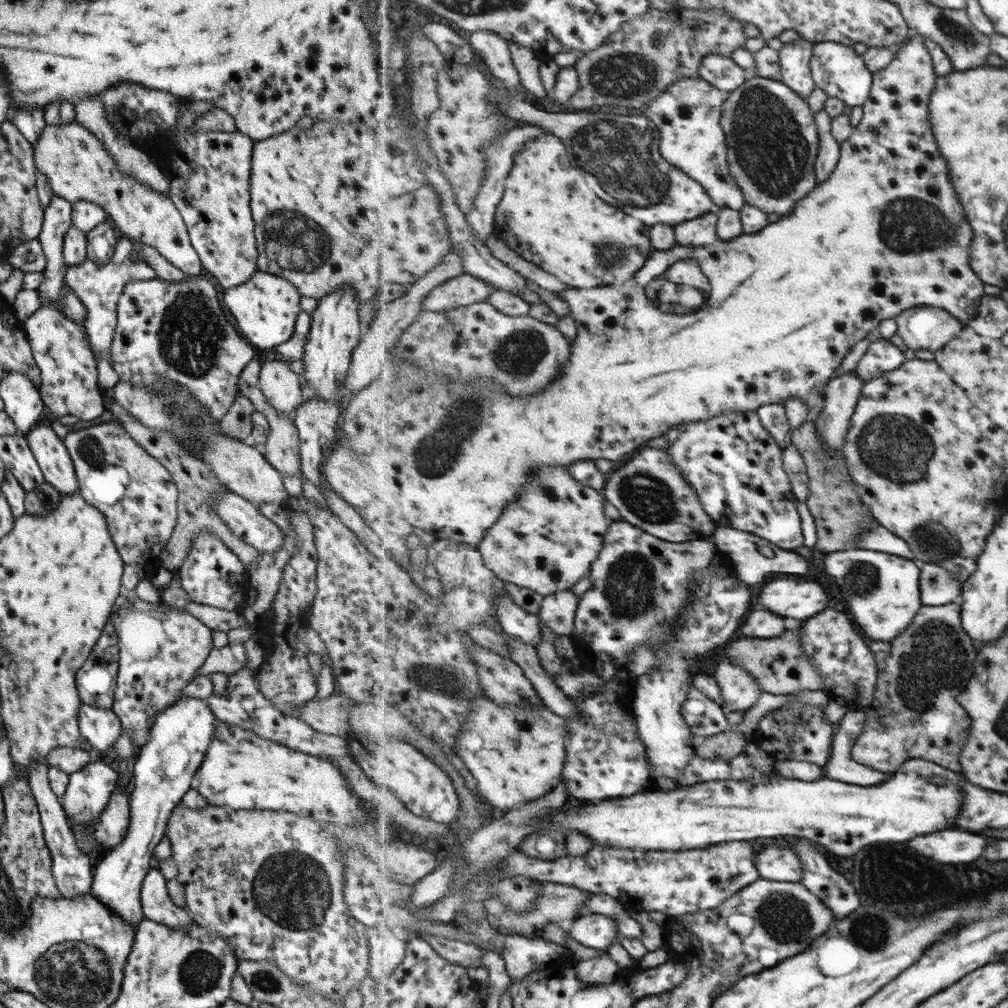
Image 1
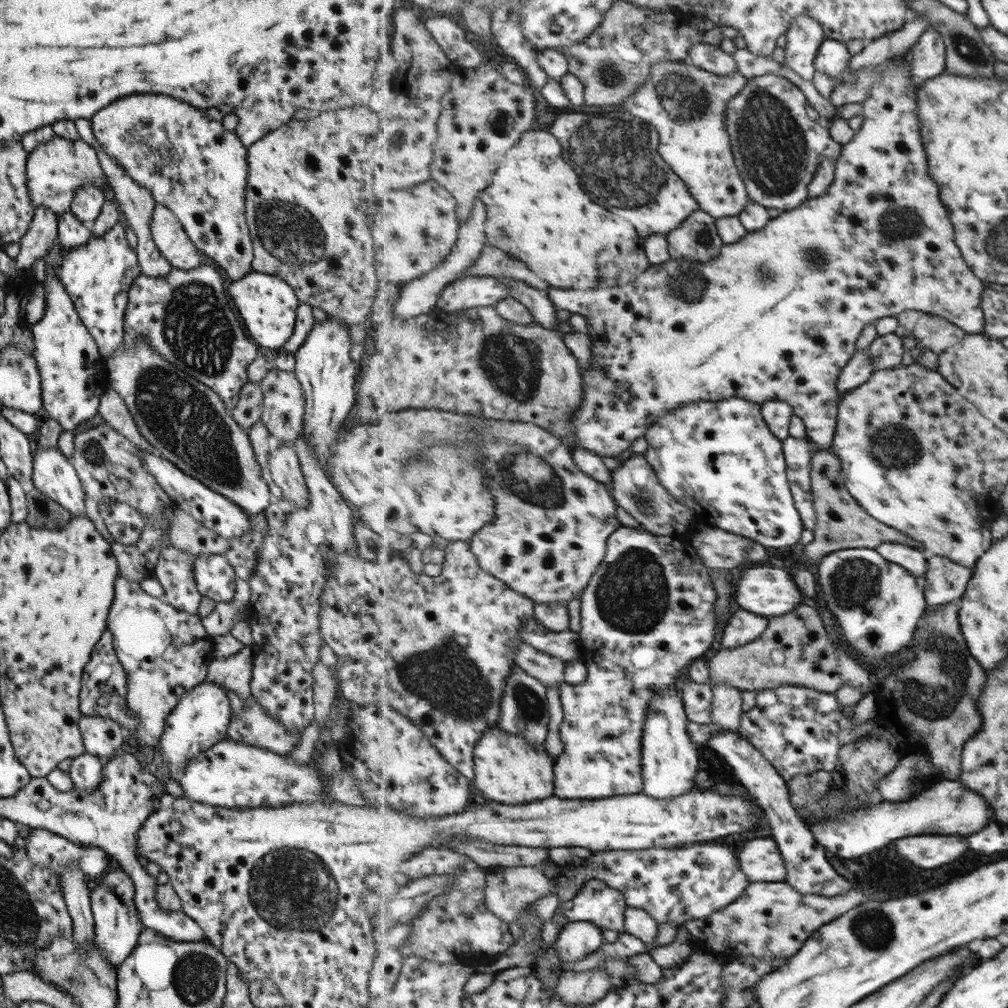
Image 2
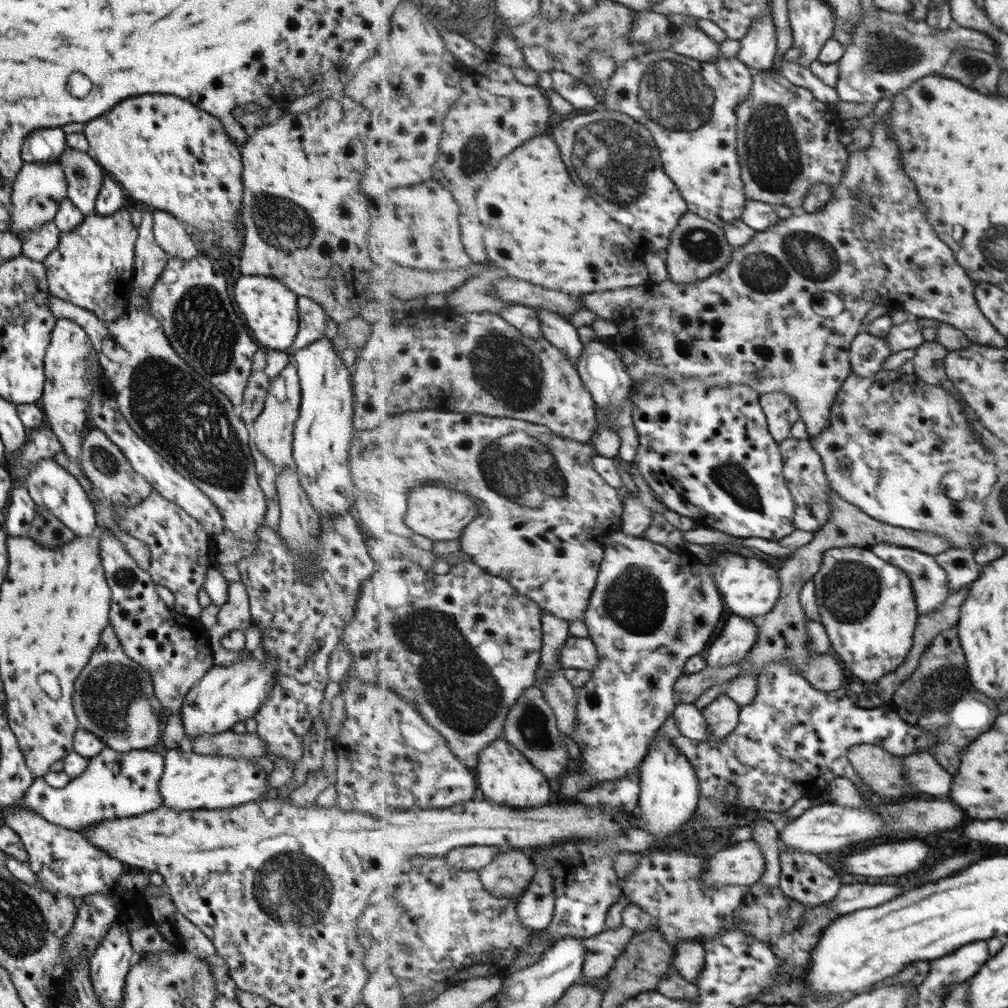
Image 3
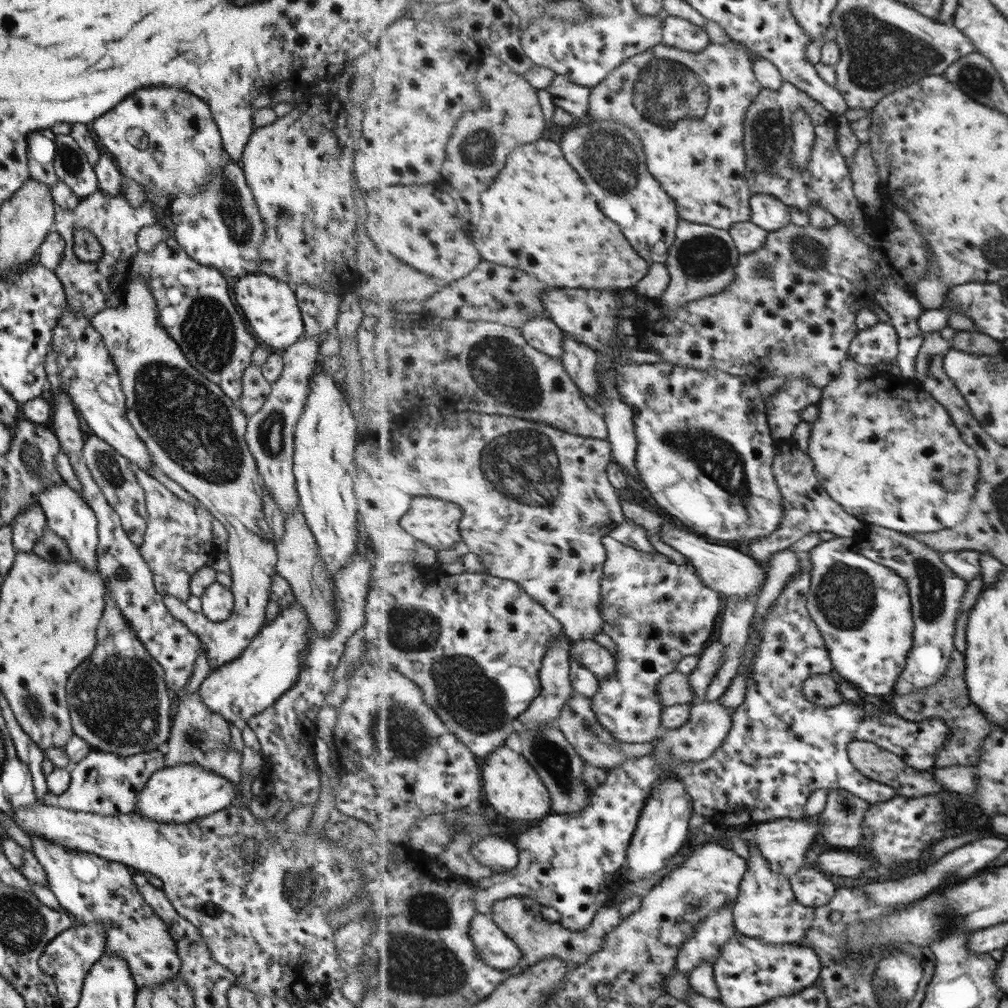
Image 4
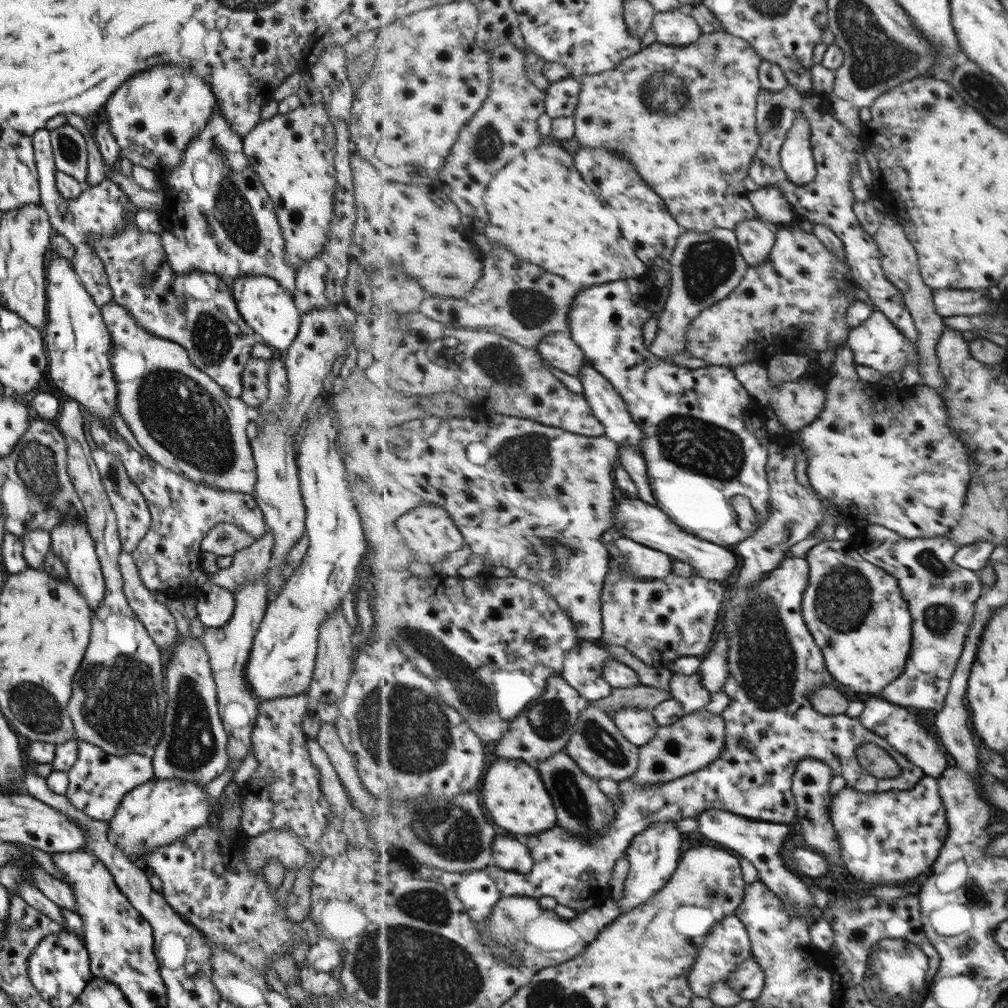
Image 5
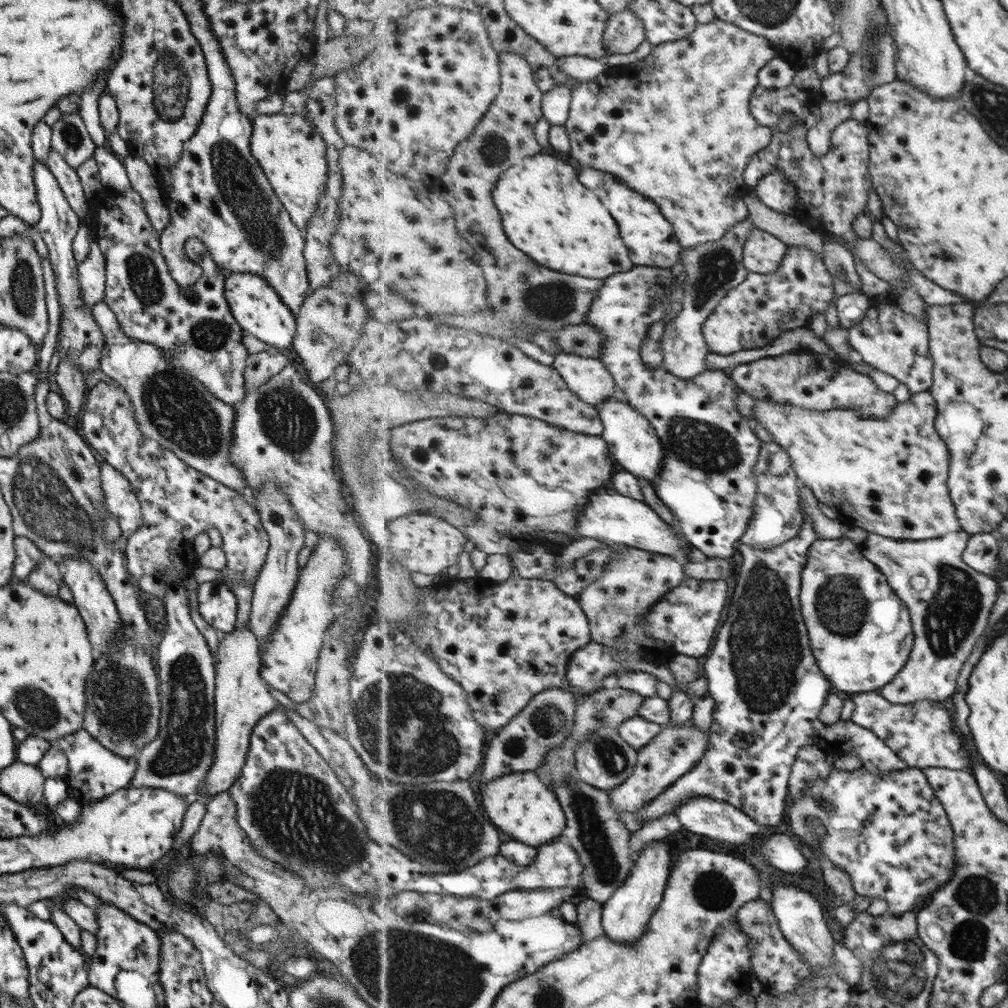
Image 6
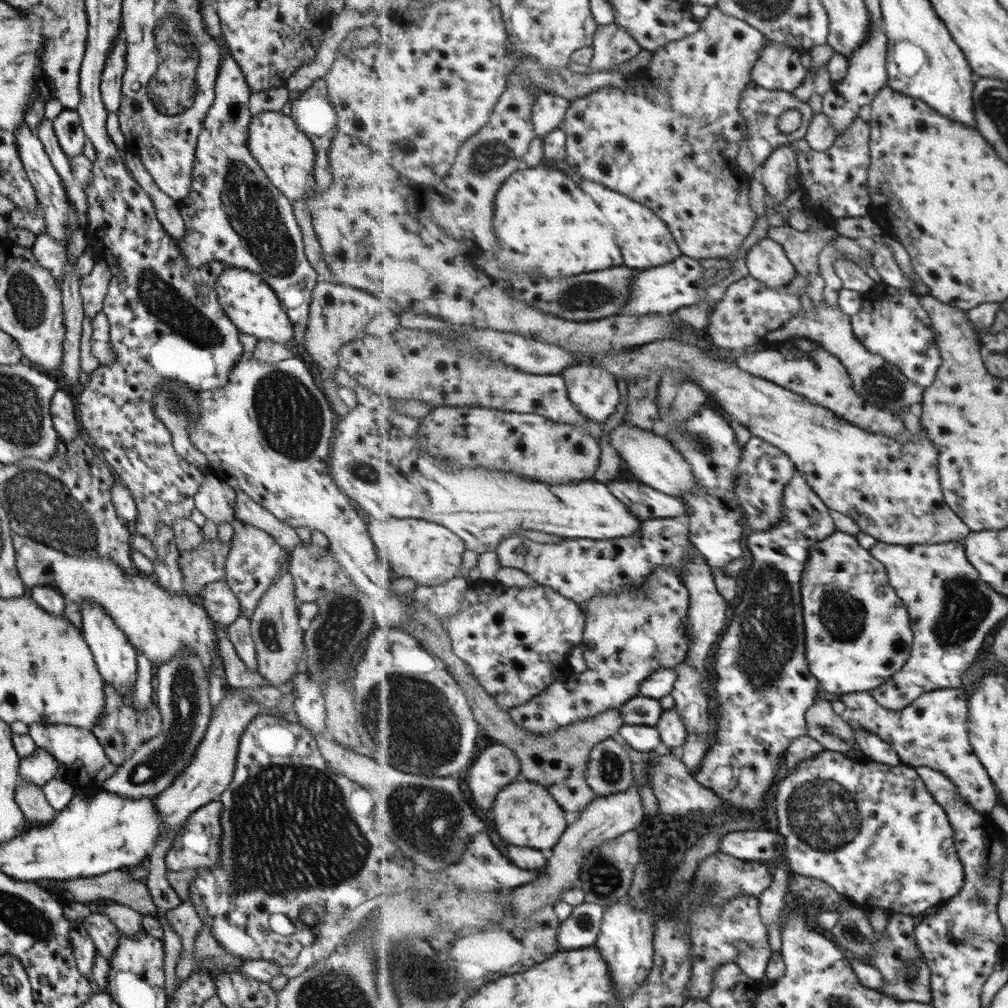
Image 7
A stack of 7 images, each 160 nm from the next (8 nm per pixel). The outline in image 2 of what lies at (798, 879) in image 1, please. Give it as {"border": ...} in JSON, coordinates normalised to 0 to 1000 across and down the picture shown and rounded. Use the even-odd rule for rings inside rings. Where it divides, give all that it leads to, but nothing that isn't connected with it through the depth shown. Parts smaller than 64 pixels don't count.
{"border":[[[754,830],[739,836],[732,847],[733,861],[746,876],[777,875],[781,861],[773,839],[766,831]]]}

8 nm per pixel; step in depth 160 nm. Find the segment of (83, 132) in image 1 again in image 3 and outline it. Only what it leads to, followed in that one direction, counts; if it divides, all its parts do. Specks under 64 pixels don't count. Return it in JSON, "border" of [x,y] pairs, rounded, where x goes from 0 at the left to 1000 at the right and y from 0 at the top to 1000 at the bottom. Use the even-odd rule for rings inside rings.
{"border":[[[55,160],[50,162],[23,162],[21,167],[17,170],[15,177],[12,179],[12,189],[10,194],[10,228],[19,238],[22,237],[24,230],[30,229],[39,223],[45,222],[53,218],[60,198],[65,196],[66,182],[64,175],[60,166],[60,161]],[[151,208],[151,233],[166,257],[189,258],[197,252],[187,225],[167,210]]]}

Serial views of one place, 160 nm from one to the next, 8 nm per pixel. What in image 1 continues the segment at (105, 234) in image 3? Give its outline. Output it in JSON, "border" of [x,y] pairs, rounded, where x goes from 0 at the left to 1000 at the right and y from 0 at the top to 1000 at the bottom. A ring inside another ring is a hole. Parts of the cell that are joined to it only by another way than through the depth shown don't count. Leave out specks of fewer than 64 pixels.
{"border":[[[118,235],[114,239],[112,252],[106,262],[94,262],[85,256],[81,261],[69,264],[63,270],[63,281],[83,304],[82,328],[85,330],[95,357],[96,382],[102,387],[110,387],[117,379],[117,374],[112,370],[112,365],[108,360],[108,345],[110,345],[115,324],[115,302],[121,291],[122,283],[129,278],[155,276],[154,269],[148,263],[138,258],[130,259],[128,257],[128,252],[133,246],[136,246],[135,241],[129,237]]]}

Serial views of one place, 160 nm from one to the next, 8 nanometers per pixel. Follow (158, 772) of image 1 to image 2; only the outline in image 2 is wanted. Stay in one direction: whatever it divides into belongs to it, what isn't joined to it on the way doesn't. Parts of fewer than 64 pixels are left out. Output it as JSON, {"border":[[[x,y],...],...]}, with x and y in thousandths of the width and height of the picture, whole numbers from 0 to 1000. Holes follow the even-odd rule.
{"border":[[[200,676],[187,685],[177,694],[171,706],[166,708],[156,741],[172,774],[175,774],[175,770],[182,766],[183,760],[186,760],[187,755],[196,746],[208,743],[212,736],[224,731],[224,721],[230,707],[223,685],[224,683],[216,679]],[[112,856],[107,864],[90,877],[88,887],[89,904],[93,913],[93,934],[101,944],[102,952],[116,962],[118,956],[134,940],[141,920],[132,895],[133,880],[124,864]]]}

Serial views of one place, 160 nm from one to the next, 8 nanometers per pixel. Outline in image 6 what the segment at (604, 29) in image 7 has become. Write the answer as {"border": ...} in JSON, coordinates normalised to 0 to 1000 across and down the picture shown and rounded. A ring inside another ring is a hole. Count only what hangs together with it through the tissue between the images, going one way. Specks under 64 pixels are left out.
{"border":[[[623,9],[605,16],[601,30],[601,49],[606,54],[626,54],[642,40],[638,20]]]}

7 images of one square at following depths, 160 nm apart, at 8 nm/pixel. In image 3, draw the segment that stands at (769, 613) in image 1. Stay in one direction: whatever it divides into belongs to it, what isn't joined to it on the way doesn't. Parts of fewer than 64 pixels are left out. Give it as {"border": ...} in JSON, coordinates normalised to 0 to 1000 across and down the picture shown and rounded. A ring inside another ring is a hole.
{"border":[[[722,608],[718,624],[702,642],[702,660],[718,662],[737,655],[751,637],[753,627],[747,615]]]}

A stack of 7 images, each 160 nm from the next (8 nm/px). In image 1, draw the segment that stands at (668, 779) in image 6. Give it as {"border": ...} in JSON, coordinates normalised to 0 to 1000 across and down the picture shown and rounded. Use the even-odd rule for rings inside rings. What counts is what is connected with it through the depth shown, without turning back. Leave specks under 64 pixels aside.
{"border":[[[716,653],[709,672],[718,692],[718,706],[742,705],[752,698],[757,685],[752,675],[736,661]]]}

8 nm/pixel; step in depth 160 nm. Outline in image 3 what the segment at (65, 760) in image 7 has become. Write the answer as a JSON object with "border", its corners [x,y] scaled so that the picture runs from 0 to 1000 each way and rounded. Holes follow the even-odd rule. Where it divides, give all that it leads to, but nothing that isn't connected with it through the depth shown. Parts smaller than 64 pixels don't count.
{"border":[[[103,740],[98,748],[87,753],[81,768],[69,773],[63,782],[49,780],[43,771],[34,771],[20,798],[33,802],[43,813],[55,819],[82,826],[99,813],[141,809],[158,802],[161,794],[157,778],[162,761],[163,752],[154,745],[142,743],[121,747]]]}

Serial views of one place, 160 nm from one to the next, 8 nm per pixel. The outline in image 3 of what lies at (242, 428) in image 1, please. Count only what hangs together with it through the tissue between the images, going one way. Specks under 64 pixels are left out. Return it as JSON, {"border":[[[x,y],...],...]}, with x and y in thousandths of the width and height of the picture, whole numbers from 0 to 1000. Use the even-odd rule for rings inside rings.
{"border":[[[250,368],[245,375],[243,386],[240,390],[240,400],[234,404],[237,416],[241,421],[248,421],[259,410],[267,377],[260,368]]]}

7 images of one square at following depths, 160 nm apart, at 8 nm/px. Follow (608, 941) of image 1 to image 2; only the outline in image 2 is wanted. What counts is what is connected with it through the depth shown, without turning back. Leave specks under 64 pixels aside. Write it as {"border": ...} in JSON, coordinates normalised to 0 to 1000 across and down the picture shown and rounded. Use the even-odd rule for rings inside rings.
{"border":[[[572,914],[563,917],[563,919],[558,922],[551,937],[553,948],[555,948],[555,953],[557,952],[556,960],[558,960],[559,954],[563,955],[579,952],[582,946],[593,944],[600,935],[598,932],[598,925],[596,923],[597,921],[594,921],[591,917],[584,914]]]}

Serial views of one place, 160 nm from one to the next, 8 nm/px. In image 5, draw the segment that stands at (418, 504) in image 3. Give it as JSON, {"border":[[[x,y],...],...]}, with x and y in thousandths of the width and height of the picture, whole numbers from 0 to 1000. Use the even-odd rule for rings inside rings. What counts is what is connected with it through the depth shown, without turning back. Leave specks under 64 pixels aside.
{"border":[[[420,499],[398,511],[393,516],[393,523],[402,536],[400,545],[409,548],[413,556],[420,559],[438,558],[443,550],[457,546],[462,538],[461,532],[451,520],[447,509],[431,499]]]}

